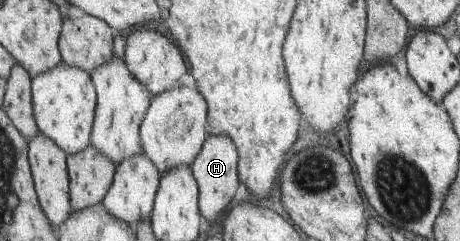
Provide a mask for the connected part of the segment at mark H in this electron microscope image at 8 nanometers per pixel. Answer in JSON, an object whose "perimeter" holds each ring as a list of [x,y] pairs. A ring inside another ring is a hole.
{"perimeter":[[[226,134],[211,135],[204,144],[203,150],[193,162],[195,178],[200,186],[200,209],[205,218],[205,222],[217,220],[221,214],[225,214],[237,196],[239,190],[239,180],[241,180],[238,171],[240,163],[240,154],[238,146],[234,140]]]}

